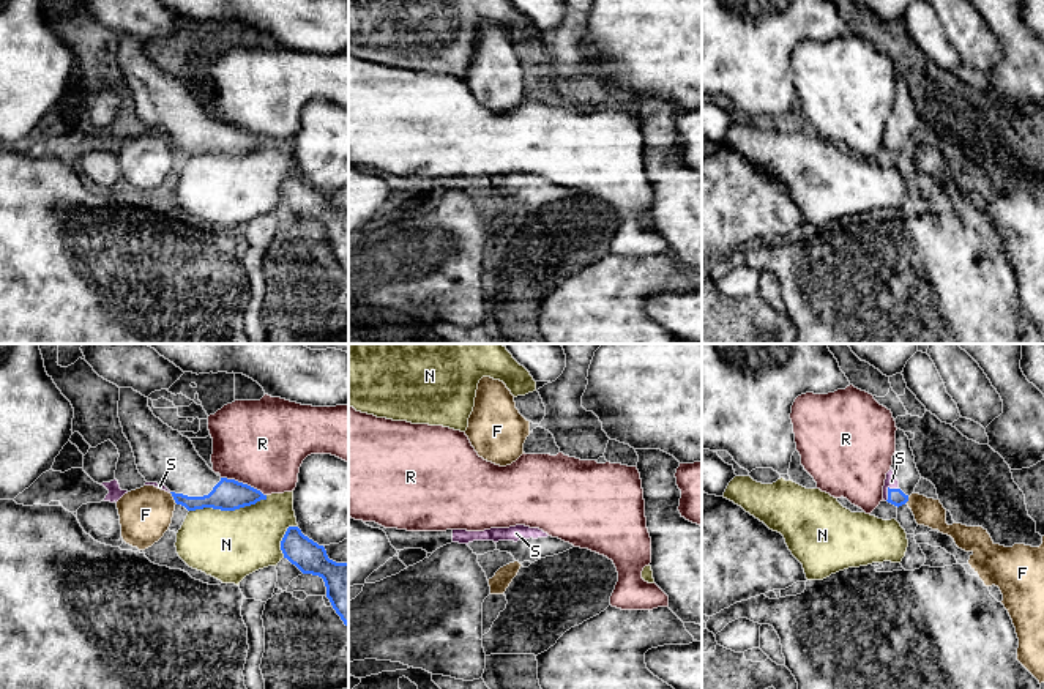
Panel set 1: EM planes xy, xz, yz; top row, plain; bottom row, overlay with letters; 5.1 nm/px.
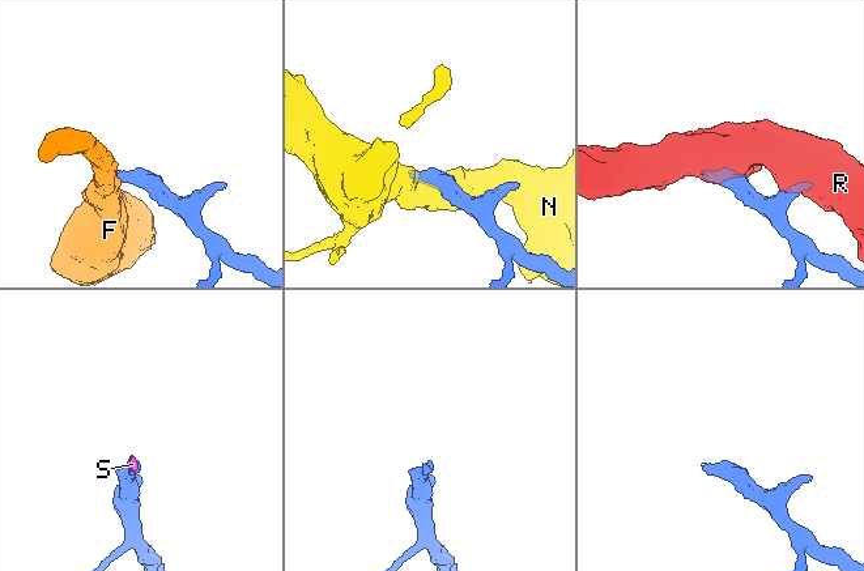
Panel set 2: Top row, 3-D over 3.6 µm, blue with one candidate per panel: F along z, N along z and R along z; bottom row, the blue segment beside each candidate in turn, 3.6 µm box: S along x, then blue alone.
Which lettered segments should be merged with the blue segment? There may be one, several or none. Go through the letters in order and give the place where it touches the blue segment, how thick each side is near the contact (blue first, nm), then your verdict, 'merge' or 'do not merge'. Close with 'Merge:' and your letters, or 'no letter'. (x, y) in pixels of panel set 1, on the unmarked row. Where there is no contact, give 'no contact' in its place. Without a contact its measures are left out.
F: xy (174, 145) | 130/280 nm | do not merge
N: xy (227, 156) | 160/360 nm | do not merge
R: xy (242, 130) | 160/440 nm | do not merge
S: yz (888, 137) | 90/70 nm | merge
Merge: S

